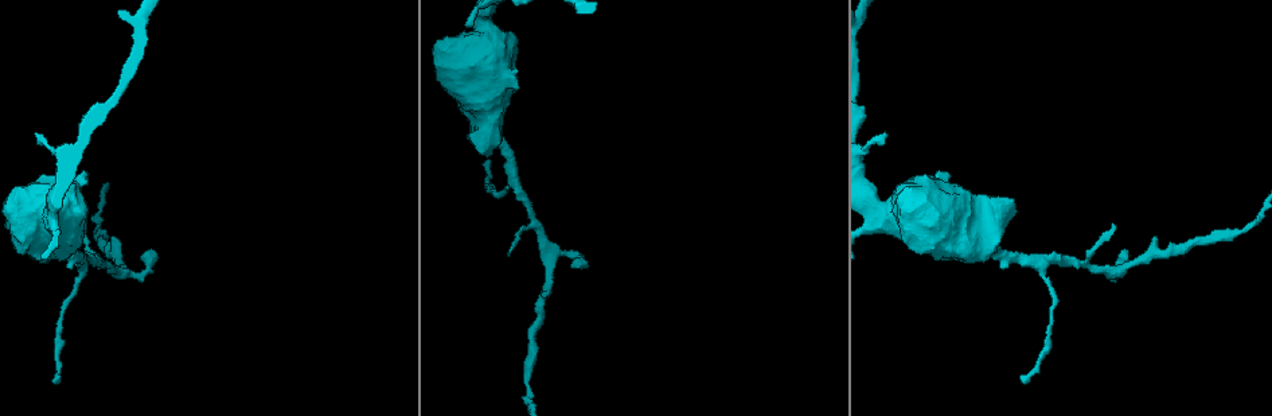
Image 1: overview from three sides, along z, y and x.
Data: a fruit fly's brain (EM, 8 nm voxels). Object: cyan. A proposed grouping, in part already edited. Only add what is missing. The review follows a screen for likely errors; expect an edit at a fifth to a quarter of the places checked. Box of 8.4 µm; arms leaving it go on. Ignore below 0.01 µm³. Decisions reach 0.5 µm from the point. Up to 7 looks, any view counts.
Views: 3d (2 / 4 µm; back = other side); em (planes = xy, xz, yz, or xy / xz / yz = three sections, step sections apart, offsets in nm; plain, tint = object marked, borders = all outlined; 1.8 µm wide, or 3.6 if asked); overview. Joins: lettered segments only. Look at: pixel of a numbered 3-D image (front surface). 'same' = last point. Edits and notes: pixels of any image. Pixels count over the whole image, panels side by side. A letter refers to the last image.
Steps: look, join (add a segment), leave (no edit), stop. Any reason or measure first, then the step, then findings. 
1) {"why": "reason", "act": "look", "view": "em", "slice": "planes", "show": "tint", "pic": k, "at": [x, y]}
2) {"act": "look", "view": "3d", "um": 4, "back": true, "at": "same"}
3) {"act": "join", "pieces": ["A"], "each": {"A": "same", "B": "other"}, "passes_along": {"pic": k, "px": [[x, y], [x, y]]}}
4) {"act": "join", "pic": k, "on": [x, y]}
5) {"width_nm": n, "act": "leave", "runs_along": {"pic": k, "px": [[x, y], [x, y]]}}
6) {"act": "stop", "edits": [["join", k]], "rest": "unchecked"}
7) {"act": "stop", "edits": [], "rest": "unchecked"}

{"why": "free end", "act": "look", "view": "3d", "um": 4, "pic": 1, "at": [37, 132]}

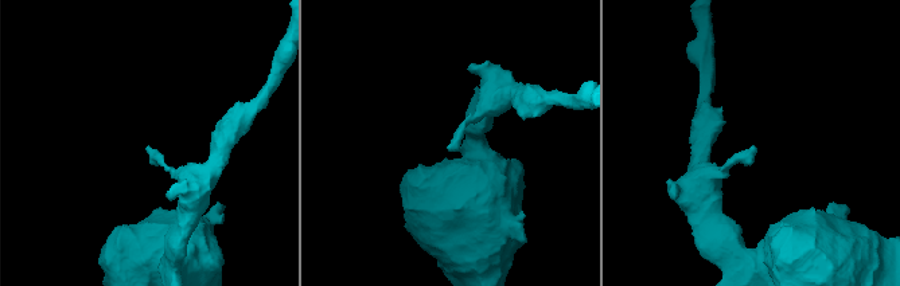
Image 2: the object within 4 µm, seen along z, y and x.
{"act": "look", "view": "em", "slice": "planes", "show": "plain", "pic": 2, "at": [453, 148]}

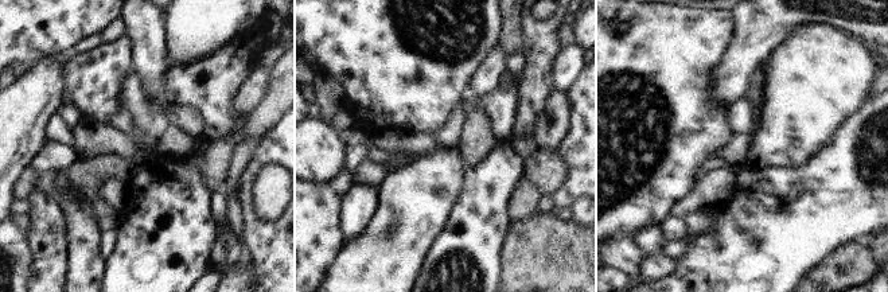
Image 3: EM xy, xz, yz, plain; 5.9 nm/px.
{"why": "see the neighbours", "act": "look", "view": "em", "slice": "planes", "show": "borders", "at": "same"}

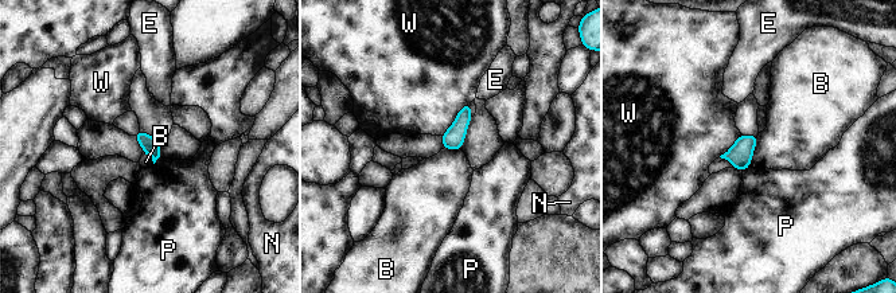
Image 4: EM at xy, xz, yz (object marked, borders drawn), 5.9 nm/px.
{"act": "leave", "each": {"B": "other", "E": "other", "N": "other", "P": "other", "W": "other"}, "border": {"pic": 4, "px": [[758, 136], [758, 144], [750, 165]]}, "found": "no lettered segment goes on from it"}

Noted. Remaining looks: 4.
{"act": "look", "view": "3d", "um": 4, "back": true, "pic": 1, "at": [145, 256]}

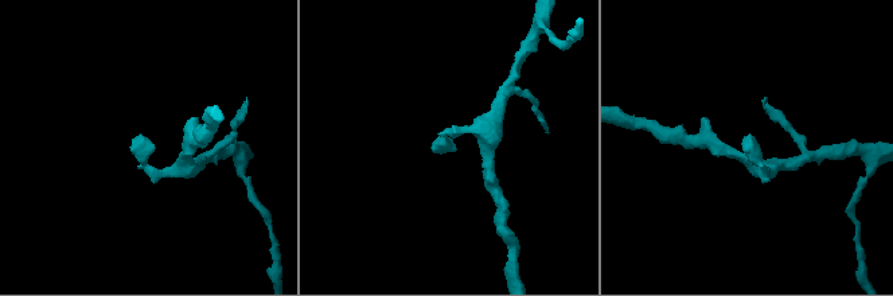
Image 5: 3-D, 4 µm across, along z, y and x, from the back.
{"why": "shape alone is not enough", "act": "look", "view": "em", "slice": "yz", "step": 16, "show": "tint", "pic": 5, "at": [744, 146]}

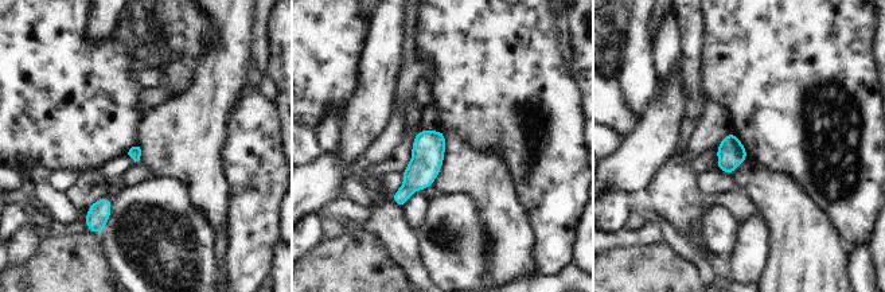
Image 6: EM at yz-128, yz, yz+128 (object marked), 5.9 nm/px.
{"why": "see the neighbours", "act": "look", "view": "em", "slice": "yz", "step": 16, "show": "borders", "at": "same"}

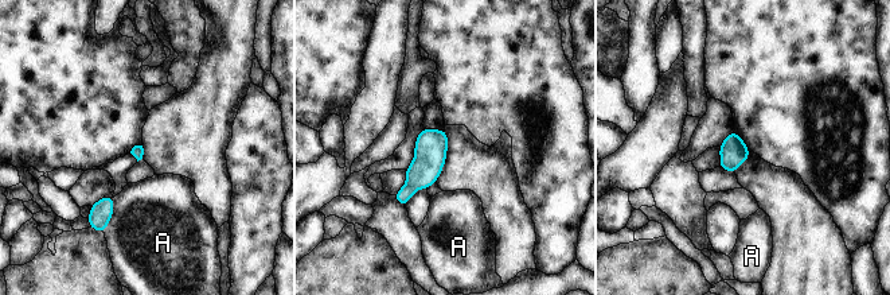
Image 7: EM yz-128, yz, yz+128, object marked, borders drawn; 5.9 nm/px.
{"act": "leave", "each": {"A": "other"}, "border": {"pic": 7, "px": [[113, 197], [113, 216], [104, 231]]}, "found": "no lettered segment goes on from it"}

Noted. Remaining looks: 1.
{"act": "stop", "edits": [], "rest": "unchecked"}

